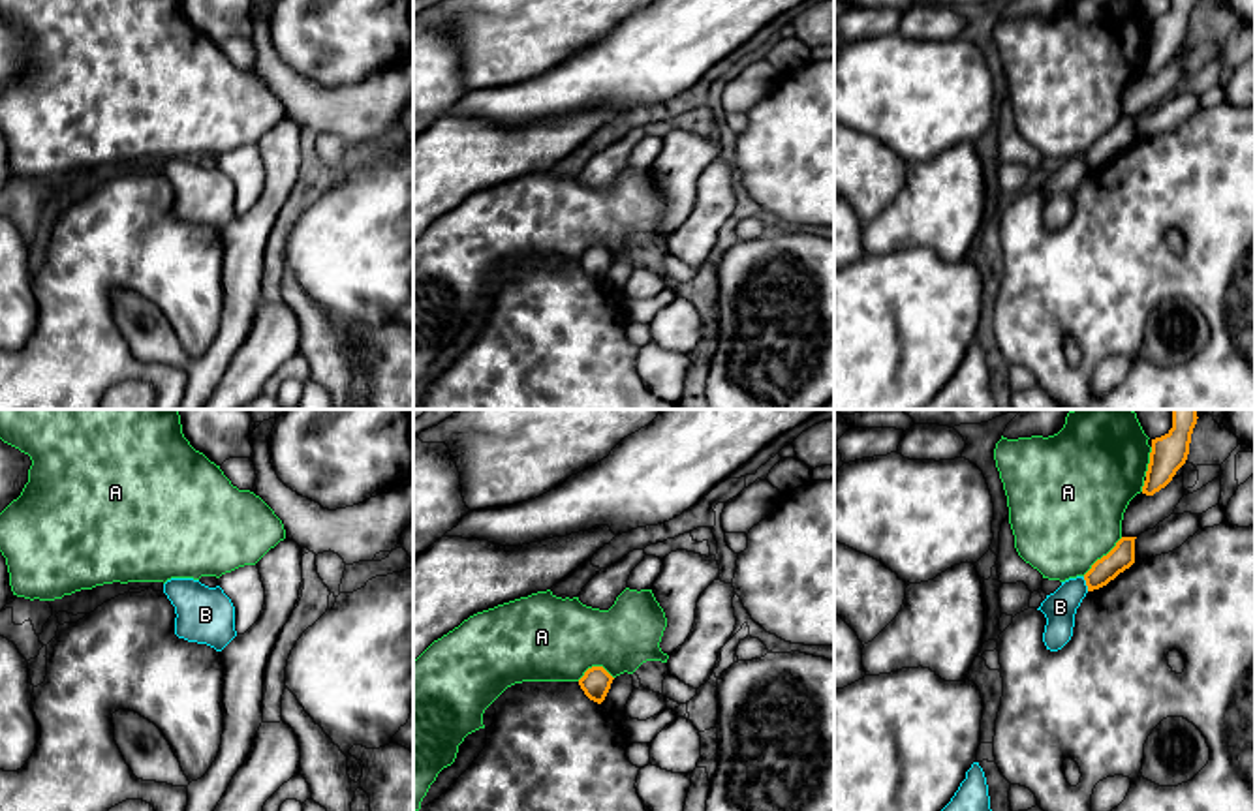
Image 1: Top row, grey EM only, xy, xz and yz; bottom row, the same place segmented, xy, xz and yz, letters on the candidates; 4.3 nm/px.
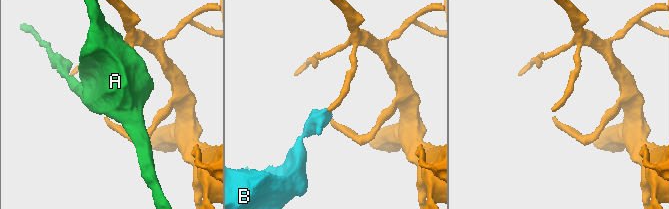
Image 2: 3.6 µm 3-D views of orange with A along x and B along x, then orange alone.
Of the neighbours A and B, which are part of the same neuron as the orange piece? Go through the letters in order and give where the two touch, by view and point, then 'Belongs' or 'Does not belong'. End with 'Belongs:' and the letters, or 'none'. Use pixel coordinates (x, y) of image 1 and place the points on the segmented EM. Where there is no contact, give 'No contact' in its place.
A: Touches orange at yz (1103, 556). Does not belong
B: Touches orange at yz (1086, 584). Does not belong
Belongs: none

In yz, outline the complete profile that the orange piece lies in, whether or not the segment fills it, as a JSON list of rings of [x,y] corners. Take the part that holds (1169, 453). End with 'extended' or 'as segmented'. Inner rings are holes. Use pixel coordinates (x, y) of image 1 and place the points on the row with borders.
[[[1172,409],[1172,428],[1165,436],[1152,439],[1142,494],[1154,496],[1165,488],[1185,464],[1197,419],[1197,409]]]; as segmented

